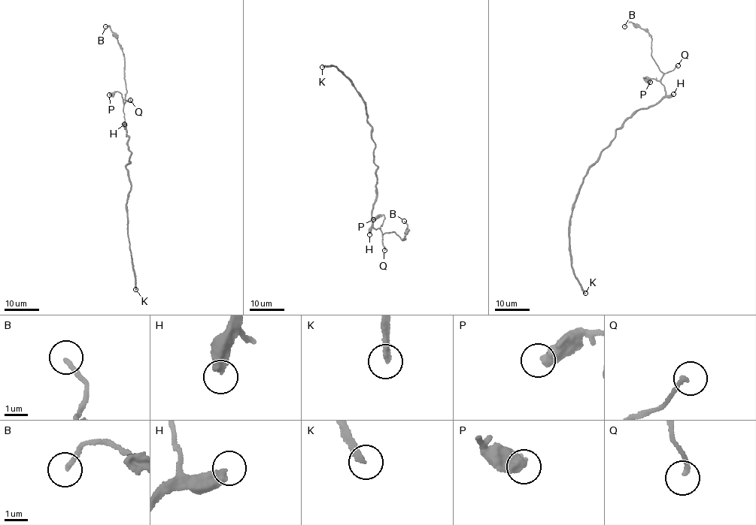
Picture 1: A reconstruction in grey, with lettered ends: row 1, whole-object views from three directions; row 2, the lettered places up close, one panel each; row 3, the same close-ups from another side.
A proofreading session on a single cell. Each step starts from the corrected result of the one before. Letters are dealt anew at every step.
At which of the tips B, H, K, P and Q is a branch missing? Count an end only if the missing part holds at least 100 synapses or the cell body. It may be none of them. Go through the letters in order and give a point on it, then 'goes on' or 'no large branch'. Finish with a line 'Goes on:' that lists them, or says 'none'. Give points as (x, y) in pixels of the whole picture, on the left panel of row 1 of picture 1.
B: (105, 26) | no large branch
H: (124, 124) | goes on
K: (135, 289) | goes on
P: (109, 95) | no large branch
Q: (130, 100) | no large branch
Goes on: H, K

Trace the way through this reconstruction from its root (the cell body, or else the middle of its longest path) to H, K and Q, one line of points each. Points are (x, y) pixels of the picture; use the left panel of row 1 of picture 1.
H: (128, 146), (124, 124)
K: (128, 146), (132, 153), (130, 163), (126, 167), (131, 188), (126, 203), (128, 237), (135, 289)
Q: (128, 146), (122, 109), (125, 101), (128, 102), (130, 100)

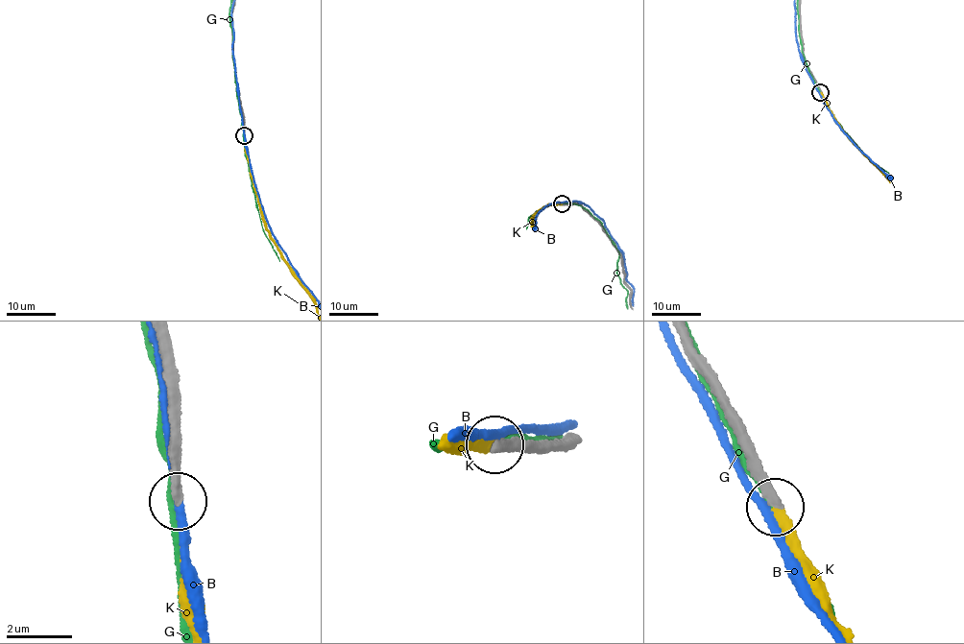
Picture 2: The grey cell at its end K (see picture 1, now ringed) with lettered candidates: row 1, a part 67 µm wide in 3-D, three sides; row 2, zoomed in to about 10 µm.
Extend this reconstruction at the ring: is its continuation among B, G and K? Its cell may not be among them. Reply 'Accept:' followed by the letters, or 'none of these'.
Accept: K

